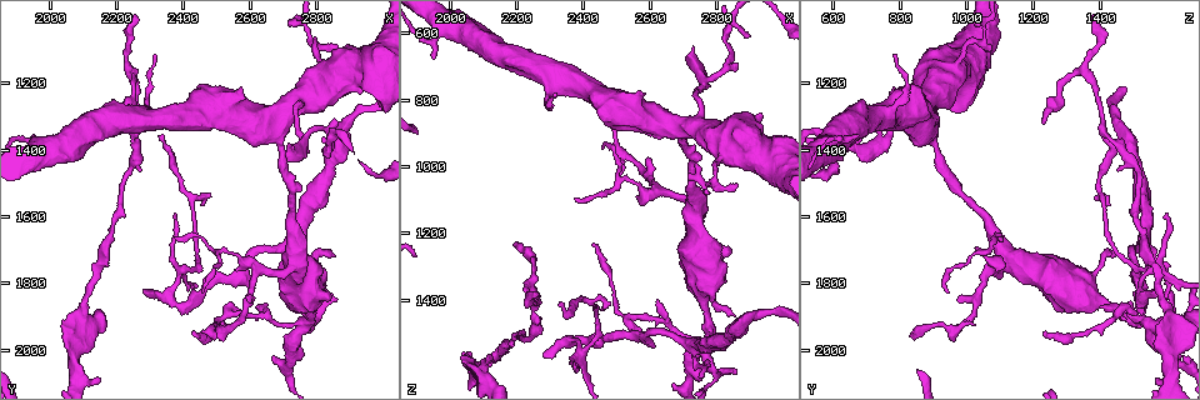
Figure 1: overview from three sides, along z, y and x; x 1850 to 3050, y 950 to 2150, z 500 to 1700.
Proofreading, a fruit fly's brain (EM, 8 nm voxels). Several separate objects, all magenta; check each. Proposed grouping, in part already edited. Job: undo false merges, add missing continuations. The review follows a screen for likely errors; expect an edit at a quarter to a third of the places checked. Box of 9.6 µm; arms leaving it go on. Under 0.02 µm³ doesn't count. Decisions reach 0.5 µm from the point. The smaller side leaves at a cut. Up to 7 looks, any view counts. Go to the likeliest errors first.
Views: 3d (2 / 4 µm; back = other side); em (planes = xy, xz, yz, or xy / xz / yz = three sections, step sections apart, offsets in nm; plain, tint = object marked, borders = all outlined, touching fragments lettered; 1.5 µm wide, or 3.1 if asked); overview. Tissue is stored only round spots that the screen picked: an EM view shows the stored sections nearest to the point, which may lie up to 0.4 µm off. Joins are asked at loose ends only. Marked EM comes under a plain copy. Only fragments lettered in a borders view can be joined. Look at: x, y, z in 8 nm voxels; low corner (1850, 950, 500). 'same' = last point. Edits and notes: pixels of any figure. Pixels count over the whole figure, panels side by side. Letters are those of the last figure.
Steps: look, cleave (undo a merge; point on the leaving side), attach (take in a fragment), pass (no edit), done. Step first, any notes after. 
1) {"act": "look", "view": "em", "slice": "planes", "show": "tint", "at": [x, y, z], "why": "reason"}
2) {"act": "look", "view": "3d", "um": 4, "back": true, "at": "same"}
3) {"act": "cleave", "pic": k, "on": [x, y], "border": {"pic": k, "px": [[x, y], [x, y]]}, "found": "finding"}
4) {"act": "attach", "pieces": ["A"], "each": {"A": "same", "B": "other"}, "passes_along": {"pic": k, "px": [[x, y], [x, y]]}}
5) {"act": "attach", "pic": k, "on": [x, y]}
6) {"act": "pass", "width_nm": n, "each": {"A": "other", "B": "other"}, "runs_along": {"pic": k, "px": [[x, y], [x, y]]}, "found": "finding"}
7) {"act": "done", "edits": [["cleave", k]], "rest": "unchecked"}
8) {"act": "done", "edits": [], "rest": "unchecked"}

{"act": "look", "view": "em", "slice": "yz", "step": 8, "show": "tint", "at": [2280, 1820, 1570], "why": "free end"}

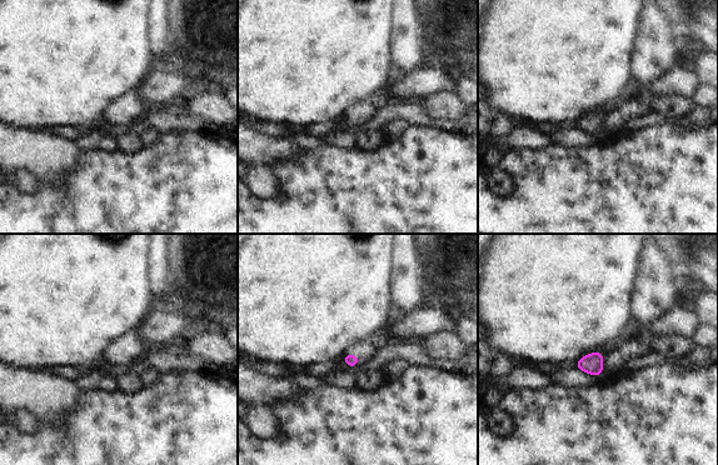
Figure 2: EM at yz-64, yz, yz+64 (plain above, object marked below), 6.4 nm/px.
{"act": "look", "view": "em", "slice": "planes", "show": "borders", "at": "same", "why": "cut it another way"}

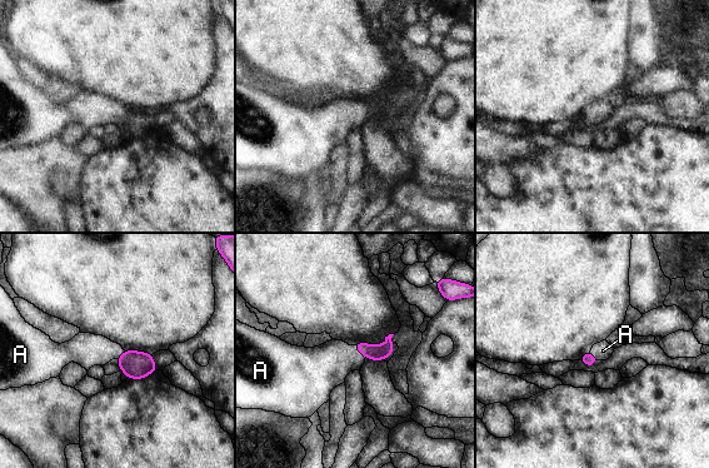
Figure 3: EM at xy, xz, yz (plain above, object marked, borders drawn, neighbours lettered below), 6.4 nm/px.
{"act": "attach", "pieces": ["A"], "each": {"A": "same"}, "passes_along": {"pic": 3, "px": [[380, 352], [359, 350], [325, 367]]}, "found": "it goes on there"}

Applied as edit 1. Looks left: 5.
{"act": "look", "view": "overview"}

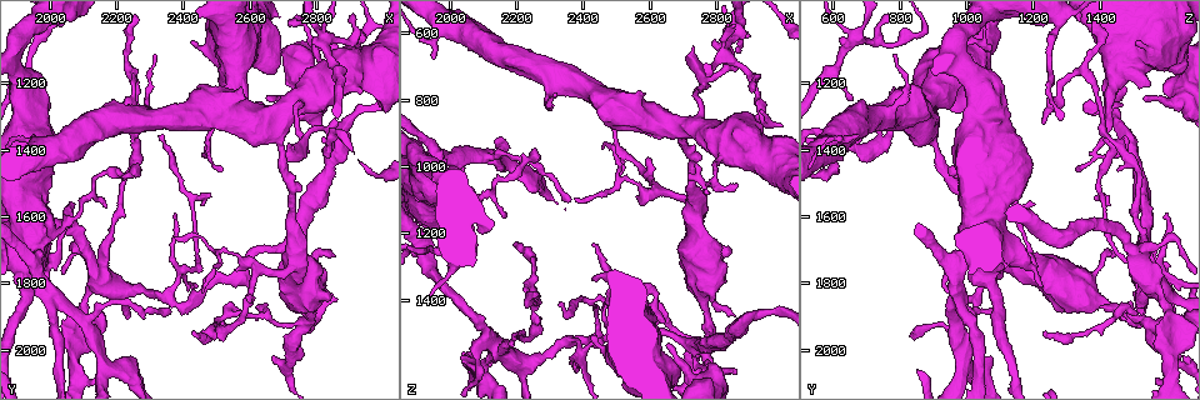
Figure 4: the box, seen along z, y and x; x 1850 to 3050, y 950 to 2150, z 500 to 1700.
{"act": "look", "view": "em", "slice": "planes", "show": "borders", "at": [2430, 1950, 1230], "why": "branch stops here"}

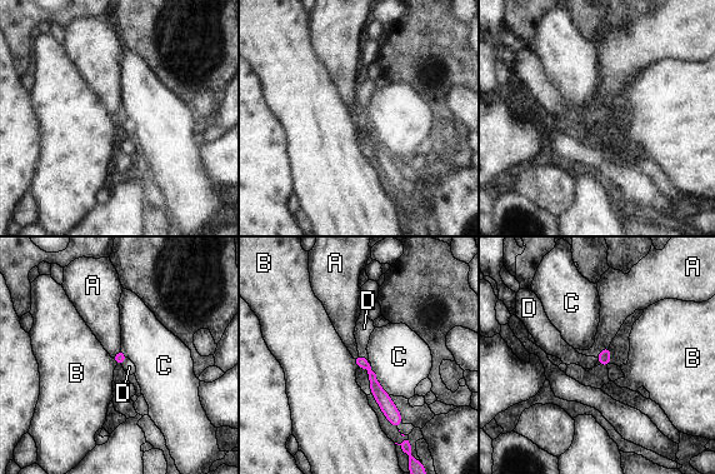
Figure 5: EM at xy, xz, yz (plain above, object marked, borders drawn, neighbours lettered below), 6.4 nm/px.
{"act": "attach", "pieces": ["D"], "width_nm": 80, "each": {"A": "other", "B": "other", "C": "other", "D": "same"}, "passes_along": {"pic": 5, "px": [[360, 362], [364, 357], [364, 328]]}, "found": "it goes on there"}

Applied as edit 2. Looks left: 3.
{"act": "look", "view": "em", "slice": "planes", "show": "borders", "at": [2700, 1320, 890], "why": "three arms meet"}

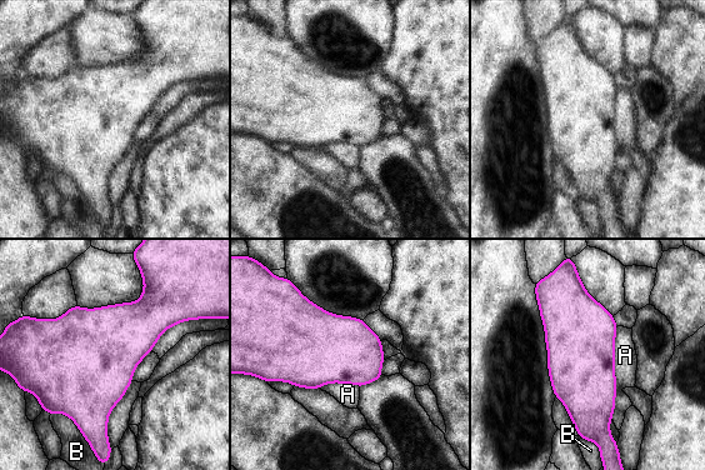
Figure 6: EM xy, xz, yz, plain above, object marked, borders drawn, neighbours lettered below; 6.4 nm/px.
{"act": "pass", "width_nm": 440, "each": {"A": "other", "B": "other"}, "border": {"pic": 6, "px": [[618, 326], [616, 393], [611, 418]]}, "found": "all the same neuron"}

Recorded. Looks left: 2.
{"act": "done", "edits": [["attach", 3], ["attach", 5]], "rest": "unchecked"}

